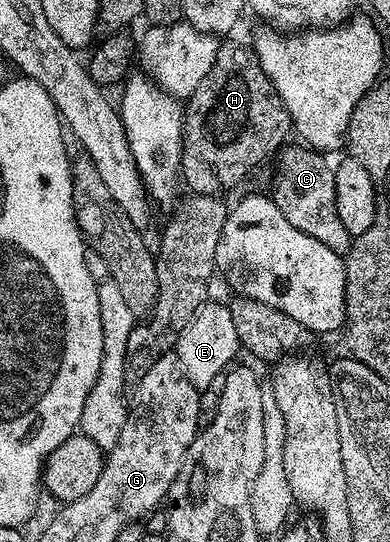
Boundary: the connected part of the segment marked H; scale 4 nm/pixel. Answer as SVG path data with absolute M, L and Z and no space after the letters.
M220 43L217 58L213 66L209 66L209 74L201 78L201 86L197 86L197 90L193 90L193 94L185 100L182 183L186 187L188 184L196 196L221 194L225 188L241 183L266 156L274 157L288 143L292 132L289 110L285 110L254 51L239 44Z

